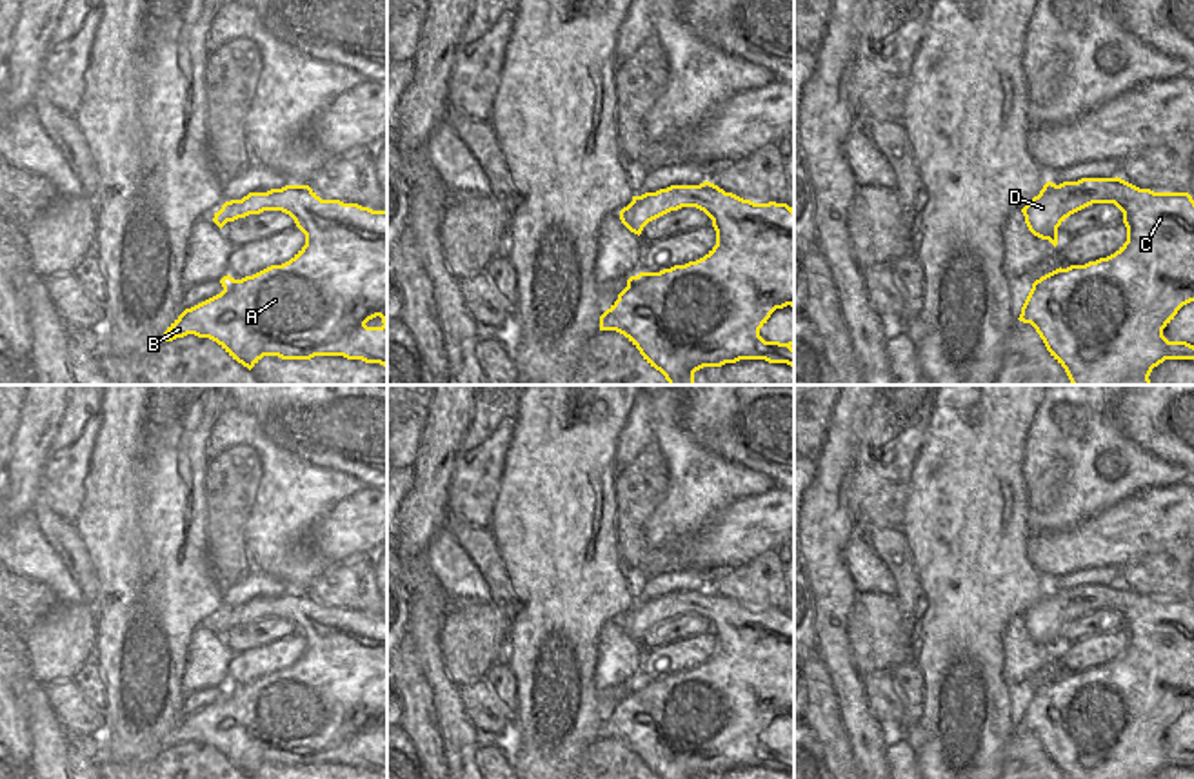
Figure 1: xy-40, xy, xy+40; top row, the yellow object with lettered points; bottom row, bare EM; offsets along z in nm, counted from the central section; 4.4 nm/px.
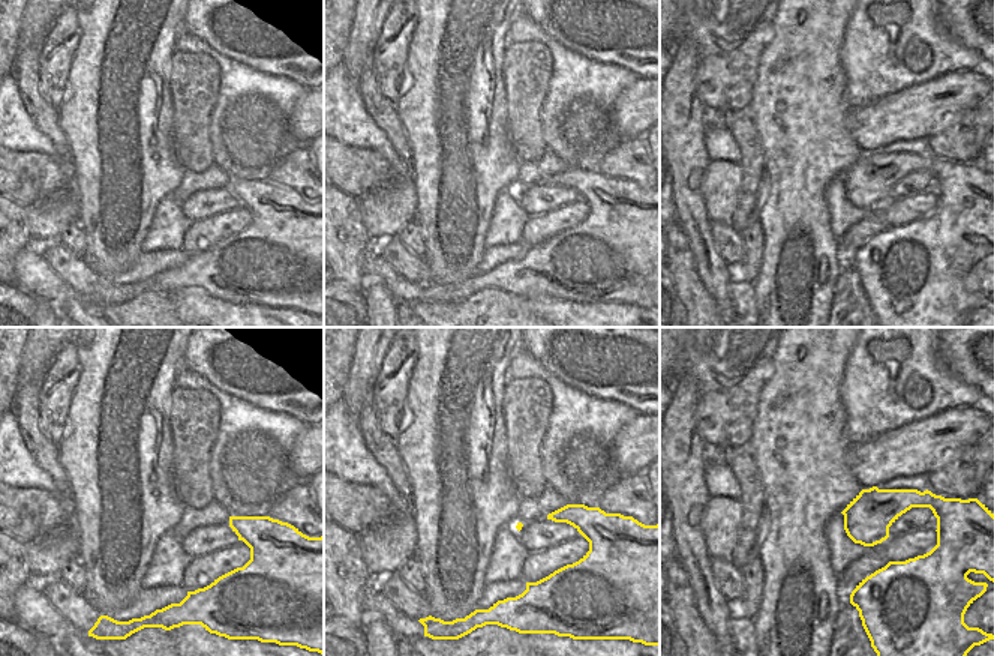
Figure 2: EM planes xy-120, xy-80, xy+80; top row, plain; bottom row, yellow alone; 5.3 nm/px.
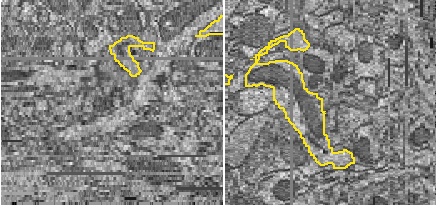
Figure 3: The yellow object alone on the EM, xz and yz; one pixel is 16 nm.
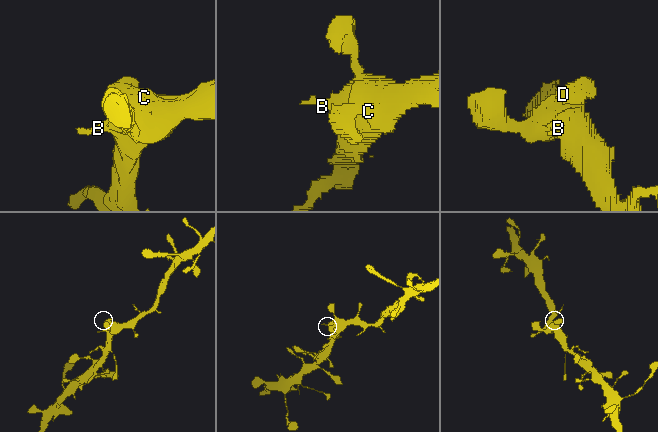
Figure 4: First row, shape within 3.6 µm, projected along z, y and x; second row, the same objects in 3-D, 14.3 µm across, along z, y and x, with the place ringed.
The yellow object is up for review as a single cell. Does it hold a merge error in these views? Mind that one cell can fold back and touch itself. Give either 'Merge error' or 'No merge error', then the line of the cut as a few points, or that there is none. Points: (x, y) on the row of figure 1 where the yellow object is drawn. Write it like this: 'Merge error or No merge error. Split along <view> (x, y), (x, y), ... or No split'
No merge error. No split.

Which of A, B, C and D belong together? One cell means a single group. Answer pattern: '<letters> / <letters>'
A B C D

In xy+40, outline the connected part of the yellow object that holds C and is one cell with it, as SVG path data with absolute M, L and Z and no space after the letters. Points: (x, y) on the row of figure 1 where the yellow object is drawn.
M1081 178L1078 182L1063 182L1060 185L1047 182L1038 196L1029 200L1021 209L1029 231L1058 245L1058 227L1074 212L1092 203L1114 203L1123 212L1123 223L1127 227L1127 242L1110 256L1089 261L1085 265L1070 265L1067 269L1056 269L1032 283L1032 289L1021 307L1020 321L1030 323L1043 340L1050 356L1065 369L1072 385L1152 385L1149 376L1154 367L1165 360L1194 360L1194 345L1187 341L1169 341L1163 336L1163 329L1174 320L1178 311L1194 301L1194 200L1189 192L1154 192L1150 189L1139 189L1121 178Z

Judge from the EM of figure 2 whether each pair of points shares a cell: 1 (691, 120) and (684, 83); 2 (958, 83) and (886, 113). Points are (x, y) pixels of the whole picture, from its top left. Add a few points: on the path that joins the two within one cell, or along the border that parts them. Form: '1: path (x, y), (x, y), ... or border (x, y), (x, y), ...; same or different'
1: path (684, 113), (684, 92); same
2: path (940, 90), (934, 92), (913, 113), (904, 113); same

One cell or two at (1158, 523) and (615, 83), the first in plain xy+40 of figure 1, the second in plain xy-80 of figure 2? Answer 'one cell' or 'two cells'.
two cells

